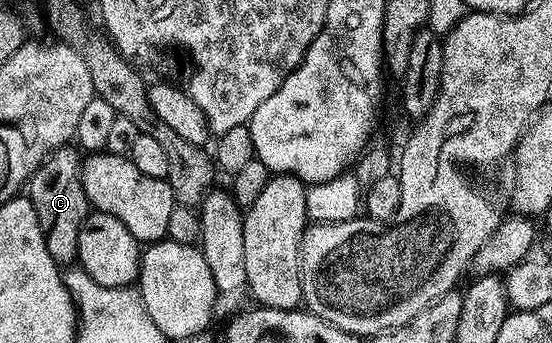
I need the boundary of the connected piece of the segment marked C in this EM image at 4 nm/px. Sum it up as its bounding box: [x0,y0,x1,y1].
[27,146,91,266]

